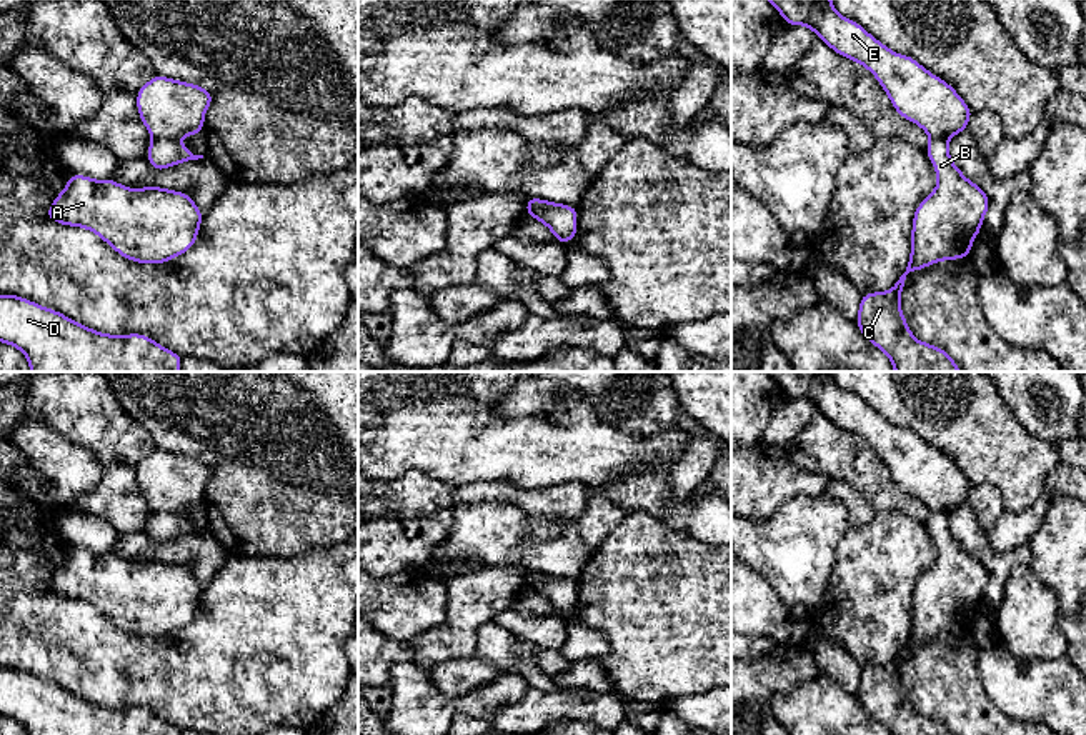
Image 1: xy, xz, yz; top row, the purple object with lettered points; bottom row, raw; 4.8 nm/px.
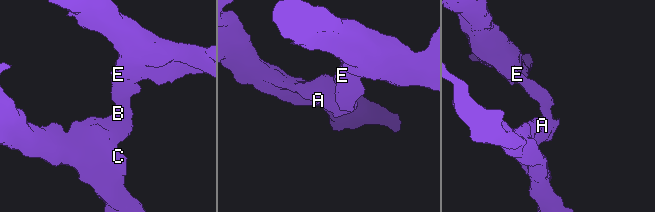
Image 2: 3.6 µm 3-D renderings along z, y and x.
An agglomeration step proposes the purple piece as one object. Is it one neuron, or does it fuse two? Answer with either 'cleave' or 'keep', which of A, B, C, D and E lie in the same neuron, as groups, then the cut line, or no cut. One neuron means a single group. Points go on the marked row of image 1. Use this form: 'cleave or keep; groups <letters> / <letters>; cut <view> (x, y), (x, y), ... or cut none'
cleave; groups A B C D / E; cut xy (175, 139), (154, 140)

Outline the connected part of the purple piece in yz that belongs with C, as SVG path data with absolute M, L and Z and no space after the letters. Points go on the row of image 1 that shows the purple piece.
M933 138L924 150L938 185L914 212L909 263L891 290L861 297L856 325L869 343L888 355L894 372L961 372L943 348L913 337L901 313L899 293L909 272L943 260L968 258L989 198L953 163L948 140Z

